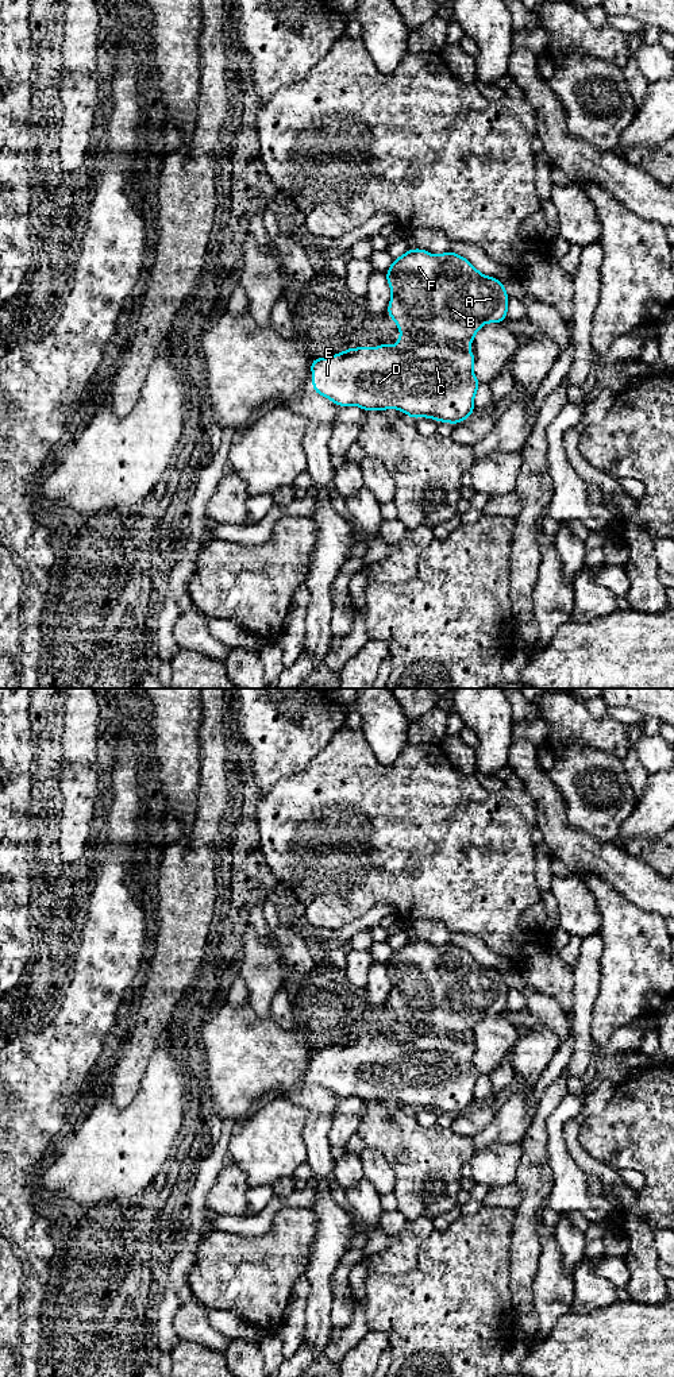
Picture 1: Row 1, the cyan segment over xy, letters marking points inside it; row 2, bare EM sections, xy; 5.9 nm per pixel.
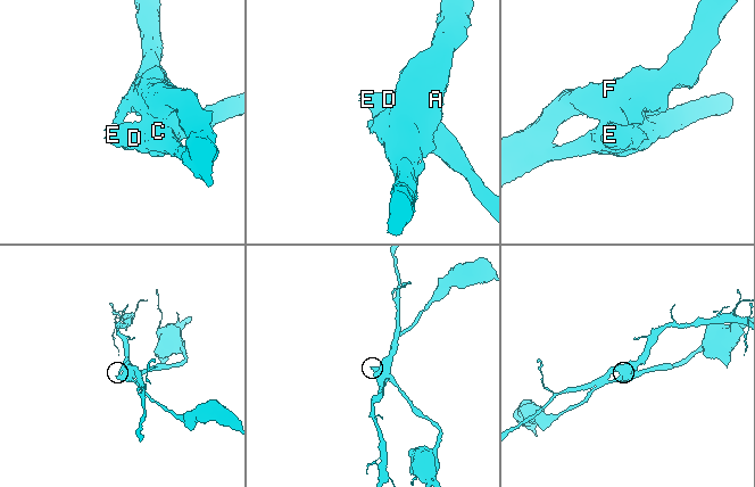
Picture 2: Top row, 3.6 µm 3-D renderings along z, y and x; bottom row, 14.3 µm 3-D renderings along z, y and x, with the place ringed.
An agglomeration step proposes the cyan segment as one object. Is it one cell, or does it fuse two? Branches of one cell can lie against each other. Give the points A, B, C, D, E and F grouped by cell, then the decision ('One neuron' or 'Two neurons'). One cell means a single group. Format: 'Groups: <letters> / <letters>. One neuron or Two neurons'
Groups: A B / C D E F. Two neurons

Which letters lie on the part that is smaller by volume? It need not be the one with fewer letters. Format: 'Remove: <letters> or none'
Remove: A, B

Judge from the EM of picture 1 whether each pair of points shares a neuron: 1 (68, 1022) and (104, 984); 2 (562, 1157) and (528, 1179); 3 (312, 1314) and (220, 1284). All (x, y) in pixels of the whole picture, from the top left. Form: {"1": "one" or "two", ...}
{"1": "two", "2": "two", "3": "two"}

